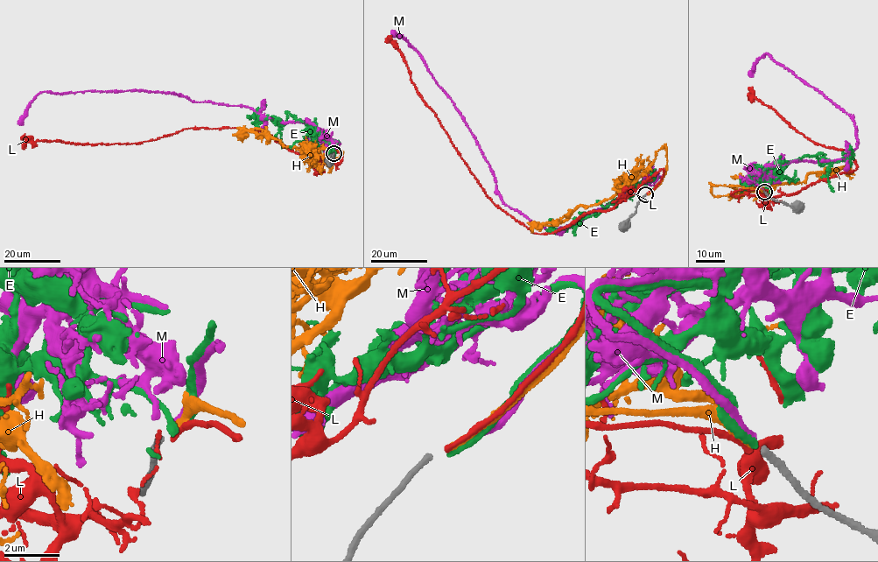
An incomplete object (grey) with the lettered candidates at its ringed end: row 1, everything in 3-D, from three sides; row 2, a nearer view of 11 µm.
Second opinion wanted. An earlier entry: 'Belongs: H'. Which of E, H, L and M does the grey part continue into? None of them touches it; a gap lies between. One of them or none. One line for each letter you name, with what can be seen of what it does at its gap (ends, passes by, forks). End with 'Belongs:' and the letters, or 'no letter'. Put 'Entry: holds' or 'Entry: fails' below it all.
H: It ends there
Belongs: H
Entry: holds

